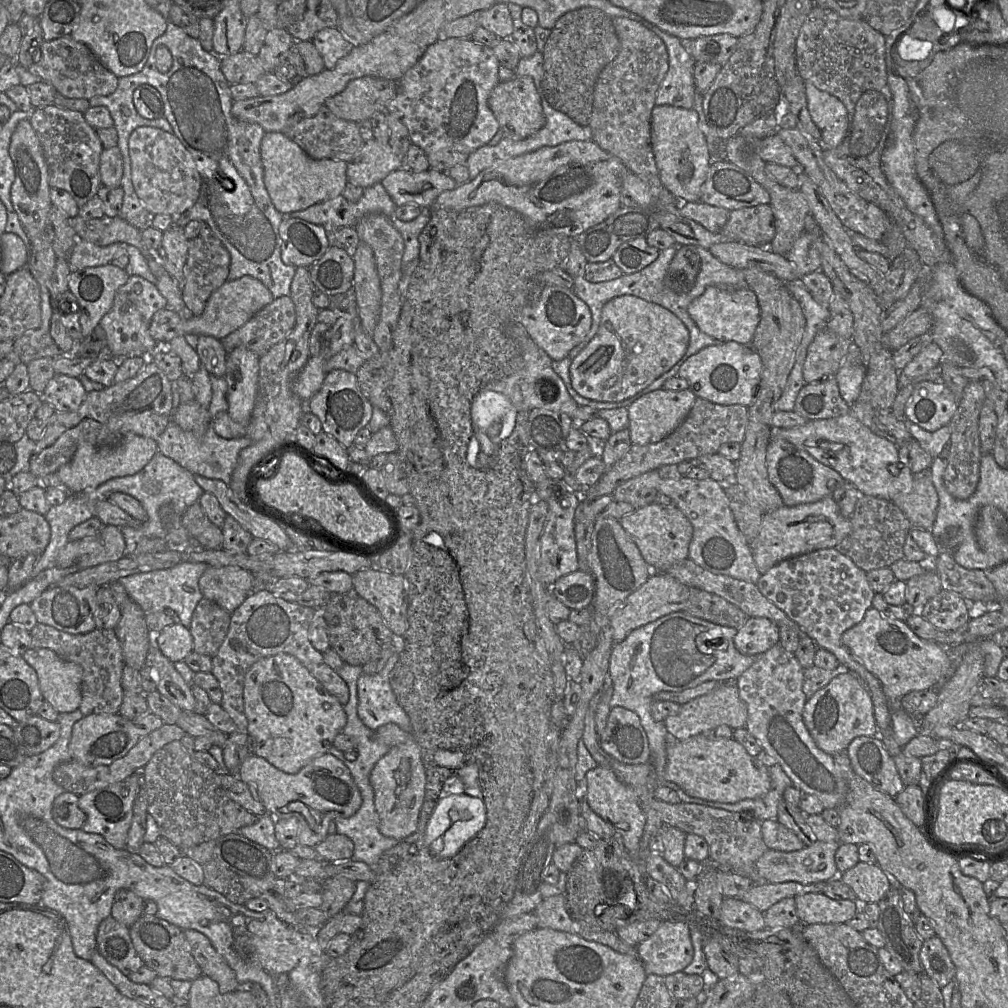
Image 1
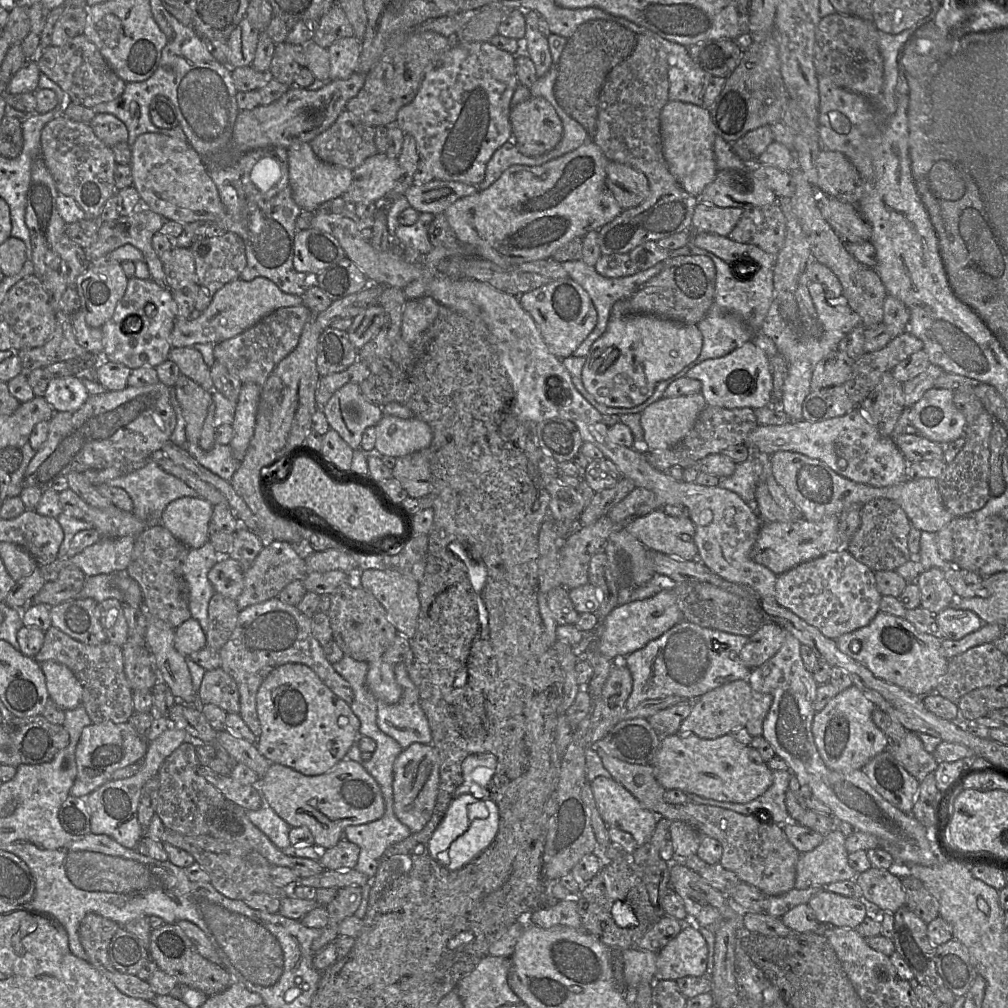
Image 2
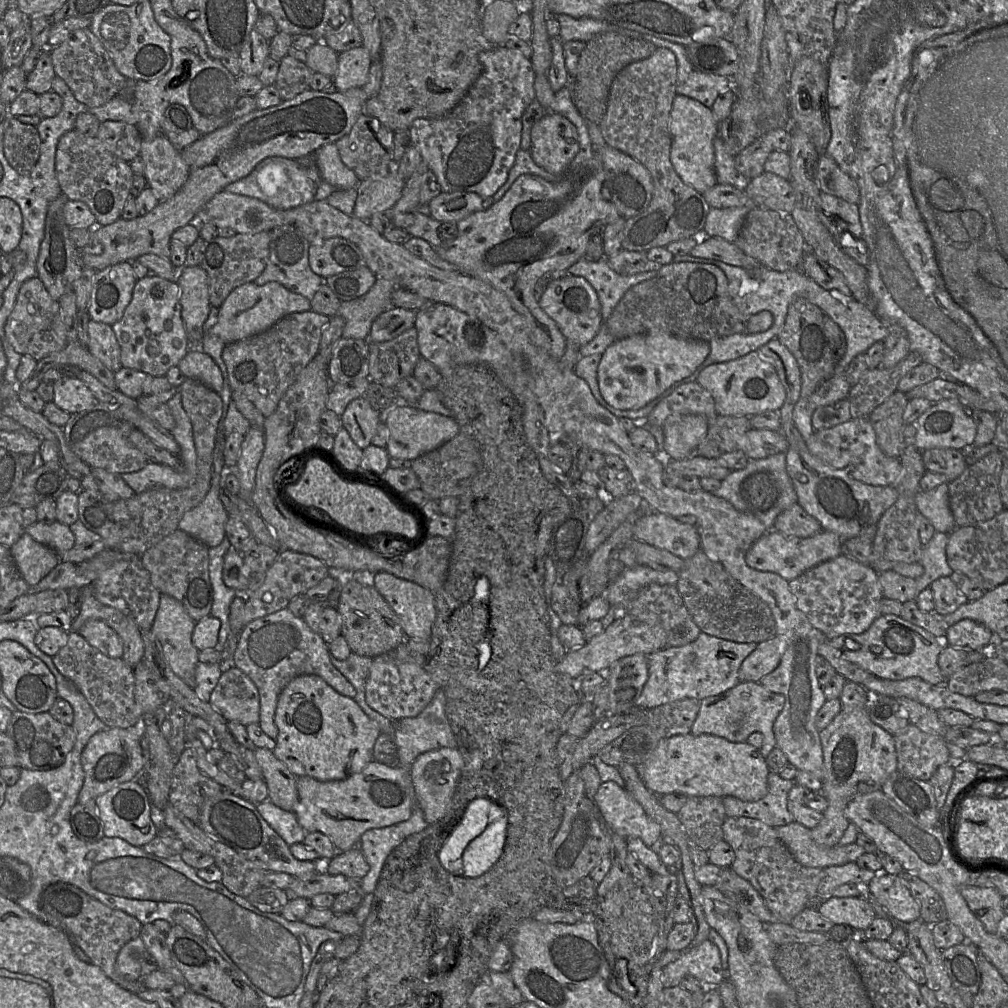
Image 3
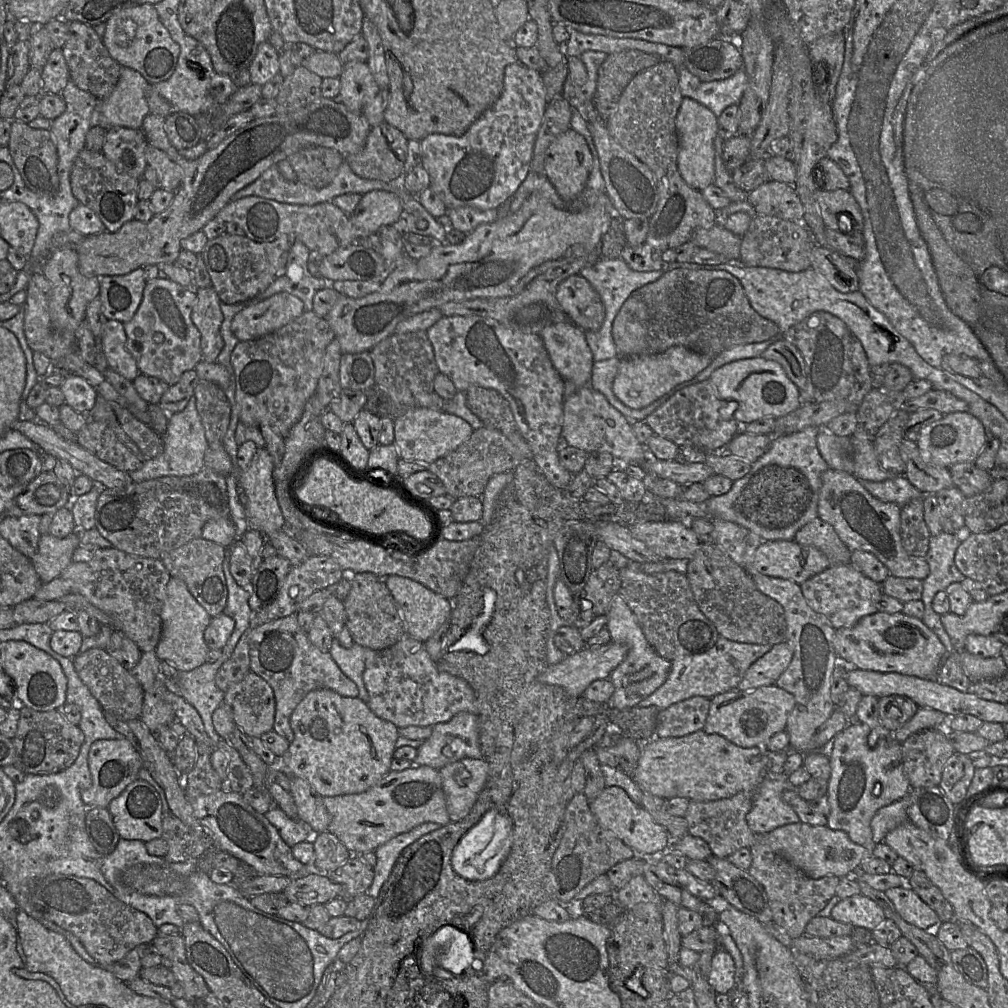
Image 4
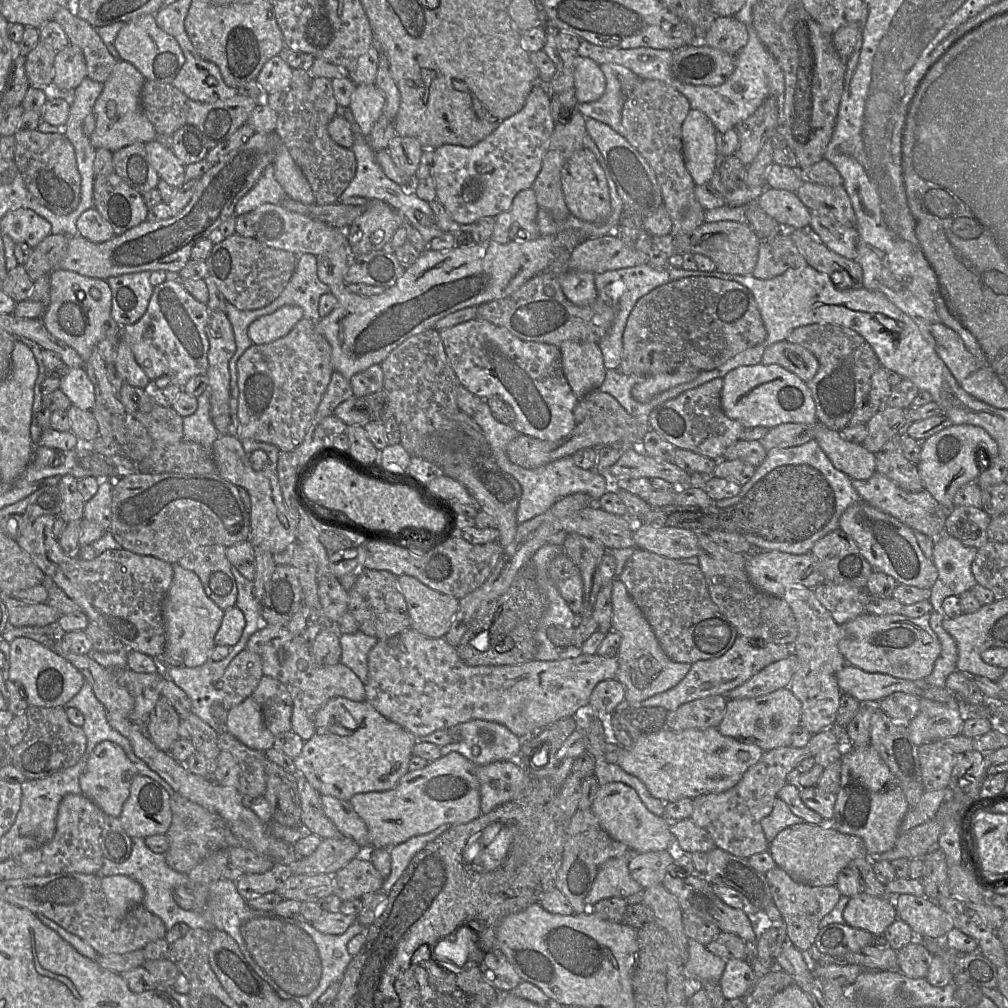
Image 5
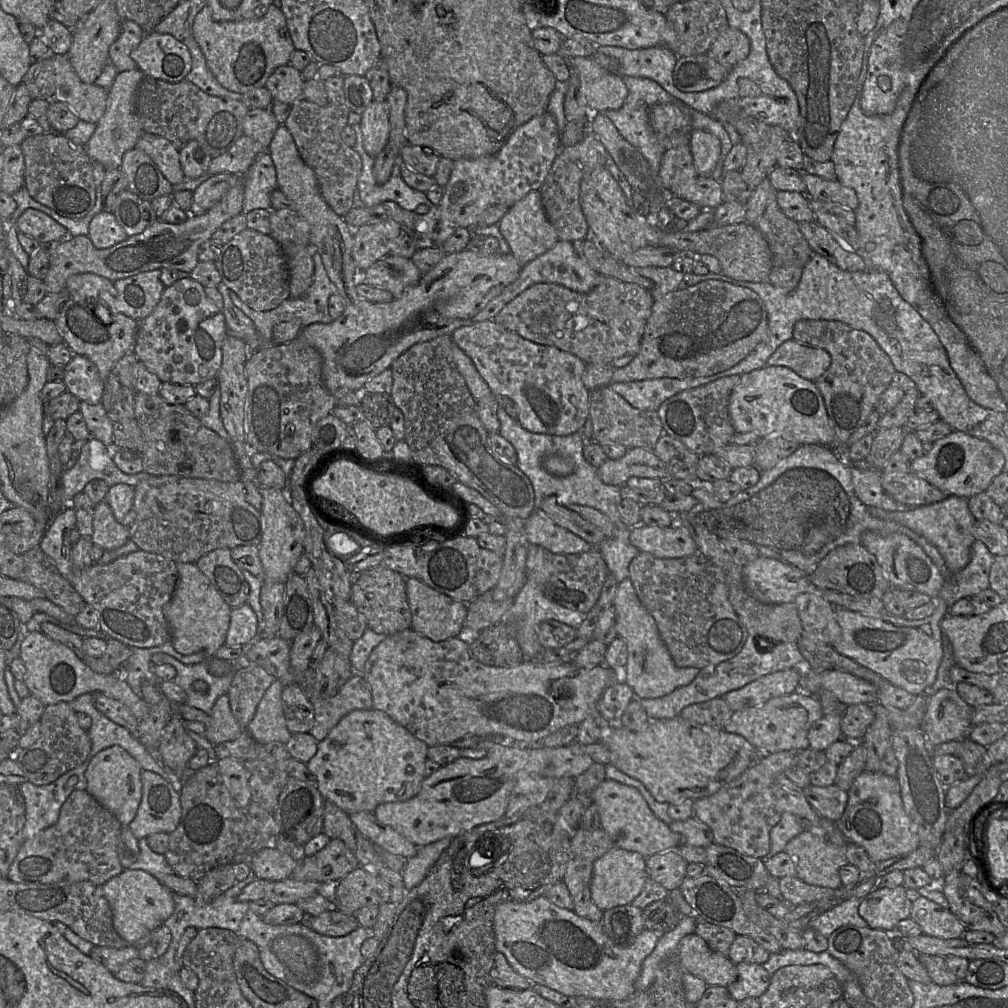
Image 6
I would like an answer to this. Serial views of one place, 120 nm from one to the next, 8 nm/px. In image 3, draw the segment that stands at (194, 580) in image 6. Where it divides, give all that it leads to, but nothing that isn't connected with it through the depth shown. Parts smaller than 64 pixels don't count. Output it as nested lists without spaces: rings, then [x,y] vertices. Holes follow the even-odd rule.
[[[161,595],[160,604],[151,627],[153,642],[164,661],[173,672],[188,686],[195,688],[194,672],[199,662],[199,650],[192,643],[192,633],[195,627],[194,621],[186,612],[183,604],[169,595]]]

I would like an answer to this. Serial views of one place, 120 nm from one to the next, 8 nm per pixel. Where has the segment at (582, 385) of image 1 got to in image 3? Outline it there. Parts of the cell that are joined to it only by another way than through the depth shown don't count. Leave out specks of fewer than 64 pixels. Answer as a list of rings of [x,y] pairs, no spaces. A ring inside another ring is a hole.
[[[667,333],[635,335],[616,340],[602,354],[597,377],[604,400],[619,410],[638,410],[666,392],[676,382],[691,376],[710,353],[707,342],[689,340]]]

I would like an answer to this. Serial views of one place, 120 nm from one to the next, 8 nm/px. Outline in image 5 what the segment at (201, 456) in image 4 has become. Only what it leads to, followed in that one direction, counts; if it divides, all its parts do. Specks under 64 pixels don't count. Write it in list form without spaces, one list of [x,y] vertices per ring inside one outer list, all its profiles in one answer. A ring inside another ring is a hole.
[[[208,385],[203,394],[197,397],[195,413],[183,417],[183,439],[208,448],[220,437],[210,417],[210,395],[211,389]]]

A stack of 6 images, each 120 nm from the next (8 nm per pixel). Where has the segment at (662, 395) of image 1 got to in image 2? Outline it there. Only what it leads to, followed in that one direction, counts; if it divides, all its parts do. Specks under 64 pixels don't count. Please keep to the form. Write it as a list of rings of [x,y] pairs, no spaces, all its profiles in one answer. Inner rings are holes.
[[[690,394],[675,398],[662,397],[649,405],[641,413],[641,426],[643,429],[643,445],[635,445],[634,449],[643,453],[653,450],[664,450],[679,443],[692,429],[698,415],[707,407],[702,394]]]

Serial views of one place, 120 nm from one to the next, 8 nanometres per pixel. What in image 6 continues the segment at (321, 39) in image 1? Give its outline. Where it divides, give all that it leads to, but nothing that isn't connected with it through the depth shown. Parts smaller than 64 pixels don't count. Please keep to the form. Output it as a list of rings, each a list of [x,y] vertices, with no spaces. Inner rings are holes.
[[[373,100],[361,114],[359,122],[366,152],[375,158],[387,145],[390,135],[389,106]]]

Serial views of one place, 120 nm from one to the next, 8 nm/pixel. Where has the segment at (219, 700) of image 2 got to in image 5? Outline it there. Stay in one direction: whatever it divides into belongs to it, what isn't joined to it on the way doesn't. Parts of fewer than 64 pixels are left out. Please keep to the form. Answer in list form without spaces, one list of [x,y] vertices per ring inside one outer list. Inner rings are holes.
[[[263,676],[250,697],[260,705],[264,724],[273,735],[292,731],[293,699],[282,682]]]

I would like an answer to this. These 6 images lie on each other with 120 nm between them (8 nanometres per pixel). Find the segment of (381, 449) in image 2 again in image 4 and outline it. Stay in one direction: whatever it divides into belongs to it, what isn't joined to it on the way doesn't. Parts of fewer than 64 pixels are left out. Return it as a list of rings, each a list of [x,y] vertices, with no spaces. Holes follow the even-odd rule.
[[[415,407],[394,419],[394,444],[399,457],[409,461],[432,463],[466,442],[474,429],[456,415],[426,407]]]

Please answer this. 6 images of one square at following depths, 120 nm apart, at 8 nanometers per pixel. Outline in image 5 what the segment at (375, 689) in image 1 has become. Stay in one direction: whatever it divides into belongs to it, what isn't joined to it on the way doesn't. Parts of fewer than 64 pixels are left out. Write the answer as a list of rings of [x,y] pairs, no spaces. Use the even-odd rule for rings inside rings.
[[[472,720],[453,728],[458,729],[460,740],[442,746],[442,756],[458,753],[477,767],[518,758],[522,739],[501,724]]]

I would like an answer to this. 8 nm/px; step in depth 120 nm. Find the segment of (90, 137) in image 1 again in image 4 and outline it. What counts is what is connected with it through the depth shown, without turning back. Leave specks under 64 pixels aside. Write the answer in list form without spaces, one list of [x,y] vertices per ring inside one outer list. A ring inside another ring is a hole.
[[[87,148],[80,151],[70,173],[73,195],[80,204],[89,207],[99,216],[109,232],[116,232],[126,222],[134,220],[134,211],[139,201],[138,181],[119,171],[102,152],[95,152]]]

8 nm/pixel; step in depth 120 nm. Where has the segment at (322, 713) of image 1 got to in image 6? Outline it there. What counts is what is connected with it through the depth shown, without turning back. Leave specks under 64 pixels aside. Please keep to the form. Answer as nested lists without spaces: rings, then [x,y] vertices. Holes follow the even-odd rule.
[[[353,710],[318,743],[316,754],[306,763],[324,799],[348,815],[373,813],[383,803],[414,797],[426,778],[428,745],[382,710]]]

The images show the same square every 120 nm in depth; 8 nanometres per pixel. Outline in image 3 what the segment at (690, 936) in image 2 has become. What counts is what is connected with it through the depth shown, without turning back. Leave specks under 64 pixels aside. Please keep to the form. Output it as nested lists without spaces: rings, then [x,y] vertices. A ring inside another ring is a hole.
[[[709,939],[698,946],[689,947],[677,960],[662,969],[665,988],[680,986],[686,976],[693,976],[707,988],[714,989],[727,978],[719,949]]]

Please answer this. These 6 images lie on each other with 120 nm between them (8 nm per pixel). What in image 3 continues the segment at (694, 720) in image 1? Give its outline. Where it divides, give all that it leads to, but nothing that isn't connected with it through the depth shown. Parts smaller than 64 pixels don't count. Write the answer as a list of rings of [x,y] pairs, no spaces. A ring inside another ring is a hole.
[[[740,681],[733,688],[701,700],[701,706],[694,721],[691,734],[710,734],[723,737],[731,742],[747,742],[748,737],[754,733],[762,733],[763,745],[760,752],[765,759],[771,750],[777,745],[773,725],[785,705],[785,697],[782,694],[766,689],[759,682]]]

